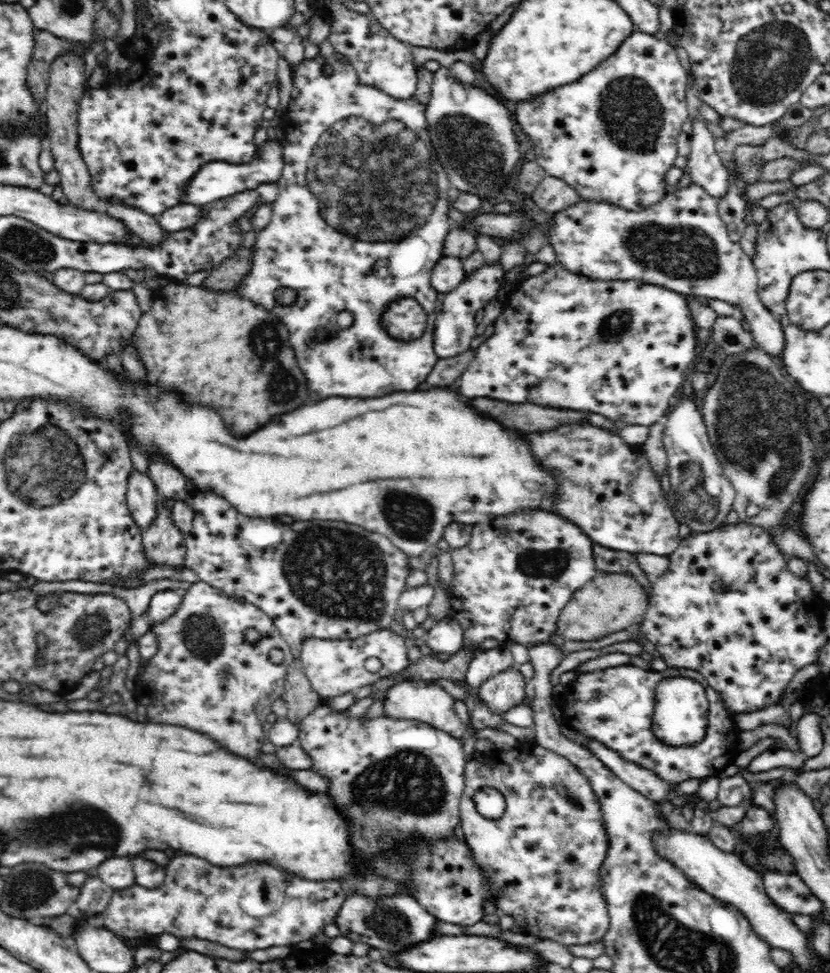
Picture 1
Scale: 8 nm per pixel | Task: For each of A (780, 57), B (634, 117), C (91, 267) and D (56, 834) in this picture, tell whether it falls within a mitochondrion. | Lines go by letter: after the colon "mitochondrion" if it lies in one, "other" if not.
A: mitochondrion
B: mitochondrion
C: other
D: mitochondrion

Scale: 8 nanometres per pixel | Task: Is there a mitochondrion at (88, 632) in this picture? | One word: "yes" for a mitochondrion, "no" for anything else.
yes

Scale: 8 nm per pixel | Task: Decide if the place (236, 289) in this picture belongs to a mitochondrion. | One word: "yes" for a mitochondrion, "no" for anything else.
no

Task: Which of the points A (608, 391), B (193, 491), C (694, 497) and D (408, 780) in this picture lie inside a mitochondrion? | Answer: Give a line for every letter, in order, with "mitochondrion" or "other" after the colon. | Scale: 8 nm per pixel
A: other
B: other
C: mitochondrion
D: mitochondrion

